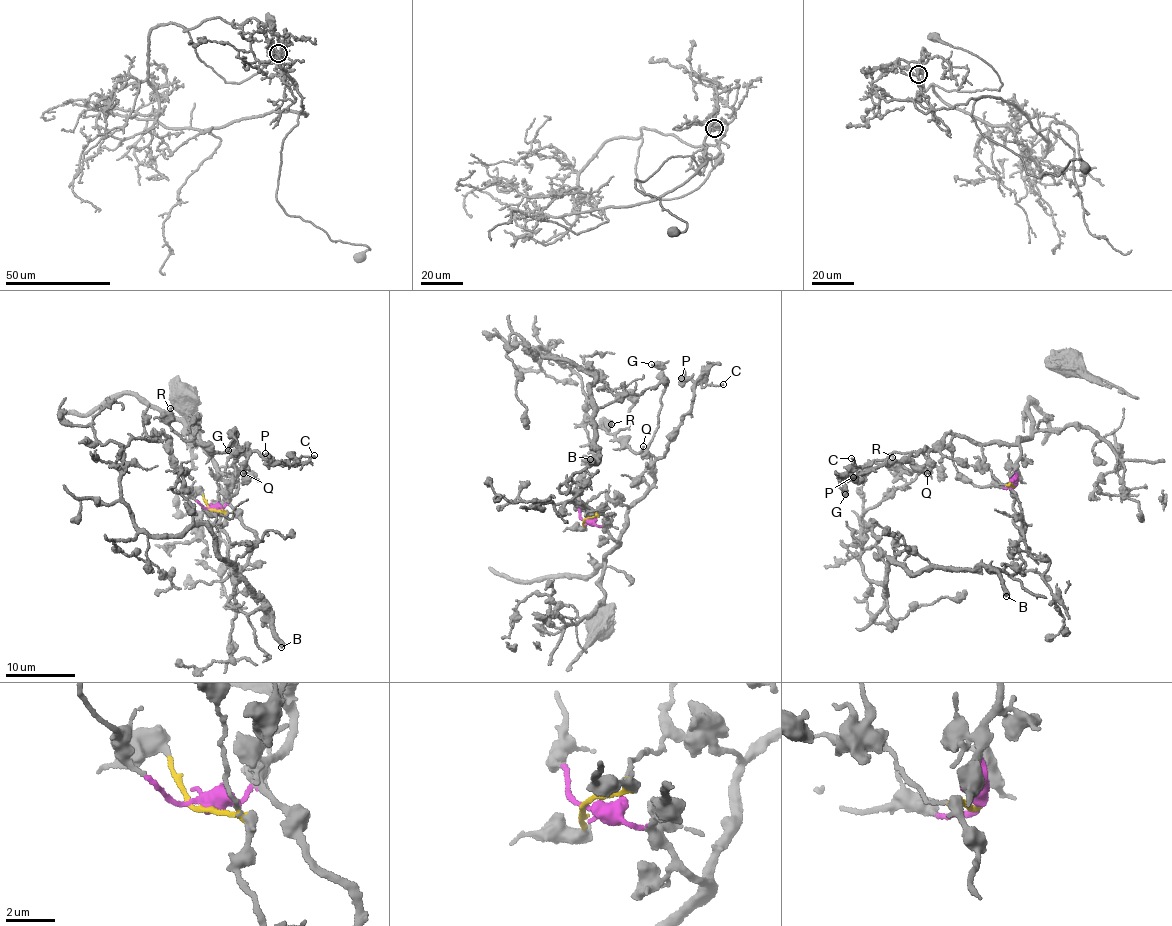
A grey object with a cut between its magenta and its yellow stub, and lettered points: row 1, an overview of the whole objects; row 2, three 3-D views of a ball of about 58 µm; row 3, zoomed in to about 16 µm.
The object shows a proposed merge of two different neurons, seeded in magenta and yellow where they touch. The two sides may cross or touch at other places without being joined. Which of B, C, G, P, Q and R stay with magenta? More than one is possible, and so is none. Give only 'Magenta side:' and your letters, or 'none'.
Magenta side: C, G, P, Q, R

